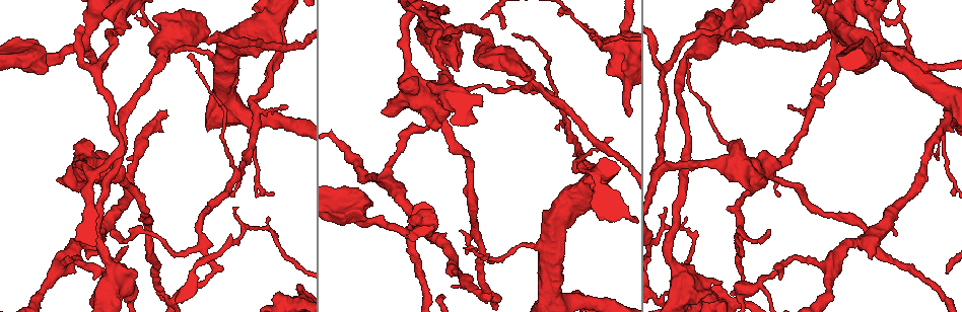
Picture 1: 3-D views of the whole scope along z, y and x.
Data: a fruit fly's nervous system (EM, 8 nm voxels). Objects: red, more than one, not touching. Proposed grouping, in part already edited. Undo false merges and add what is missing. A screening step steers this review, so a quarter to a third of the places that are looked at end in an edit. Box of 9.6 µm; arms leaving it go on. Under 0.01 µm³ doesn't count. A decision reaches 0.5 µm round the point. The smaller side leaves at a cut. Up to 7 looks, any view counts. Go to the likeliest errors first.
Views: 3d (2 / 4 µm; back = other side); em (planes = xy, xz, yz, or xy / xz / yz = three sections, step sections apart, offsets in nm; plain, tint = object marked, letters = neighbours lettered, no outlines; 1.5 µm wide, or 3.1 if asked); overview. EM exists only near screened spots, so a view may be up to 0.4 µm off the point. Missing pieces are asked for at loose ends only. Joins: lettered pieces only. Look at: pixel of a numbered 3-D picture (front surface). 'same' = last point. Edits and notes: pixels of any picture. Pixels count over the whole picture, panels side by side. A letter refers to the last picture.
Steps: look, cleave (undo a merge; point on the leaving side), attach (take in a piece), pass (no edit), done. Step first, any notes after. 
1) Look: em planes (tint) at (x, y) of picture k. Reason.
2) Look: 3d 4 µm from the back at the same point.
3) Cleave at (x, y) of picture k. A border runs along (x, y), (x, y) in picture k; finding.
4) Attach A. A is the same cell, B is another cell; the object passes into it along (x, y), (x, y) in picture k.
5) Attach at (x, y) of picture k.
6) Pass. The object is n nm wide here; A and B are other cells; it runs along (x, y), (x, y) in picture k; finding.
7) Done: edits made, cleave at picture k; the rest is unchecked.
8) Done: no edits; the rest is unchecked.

Look: em planes (letters) at (948, 118) of picture 1. An open end.

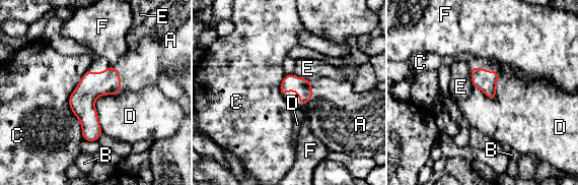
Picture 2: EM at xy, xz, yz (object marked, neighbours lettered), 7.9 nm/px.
Attach A. The longest contact is with C, 550 nm; A is the same cell, B, C, D, E and F are other cells; the object passes into it along (91, 85), (119, 77), (145, 60) in picture 2; the neuron continues.

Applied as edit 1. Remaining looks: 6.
Look: overview.

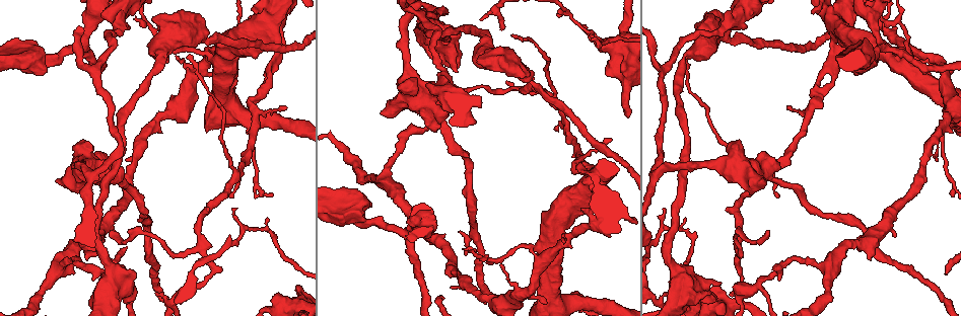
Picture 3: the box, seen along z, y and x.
Look: em planes (tint) at (758, 284) of picture 3. Narrows sharply.

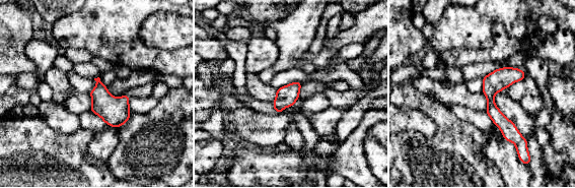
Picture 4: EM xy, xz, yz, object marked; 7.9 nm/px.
Look: em planes (letters) at the same point.

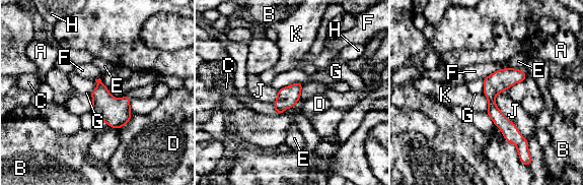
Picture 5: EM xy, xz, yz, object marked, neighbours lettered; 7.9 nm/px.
Pass. The object is 160 nm wide here; A, B, C, D, E, F, G, H, J and K are other cells; it runs along (506, 70), (492, 109), (522, 145) in picture 5; continuous, no second neuron.

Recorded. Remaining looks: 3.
Look: 3d 2 µm at (555, 131) of picture 3. An open end.

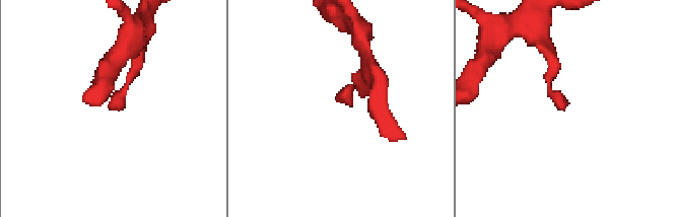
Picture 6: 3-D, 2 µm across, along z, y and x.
Look: em planes (letters) at (110, 107) of picture 6. Shape alone is not enough.

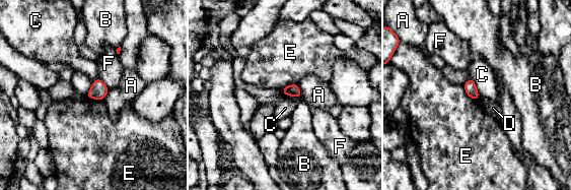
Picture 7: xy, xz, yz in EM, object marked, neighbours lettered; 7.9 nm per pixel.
Pass. A, B, C, D, E and F are other cells; a border runs along (462, 85), (466, 92), (477, 101) in picture 7; no lettered piece goes on from it.

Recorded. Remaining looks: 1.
Done: edits made, attach at picture 2; the rest is unchecked.

